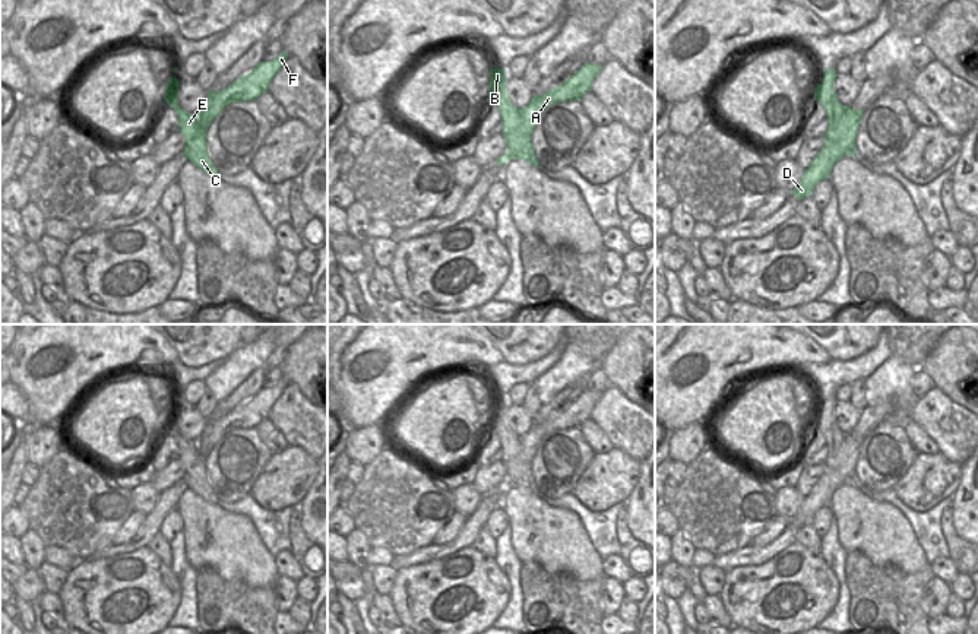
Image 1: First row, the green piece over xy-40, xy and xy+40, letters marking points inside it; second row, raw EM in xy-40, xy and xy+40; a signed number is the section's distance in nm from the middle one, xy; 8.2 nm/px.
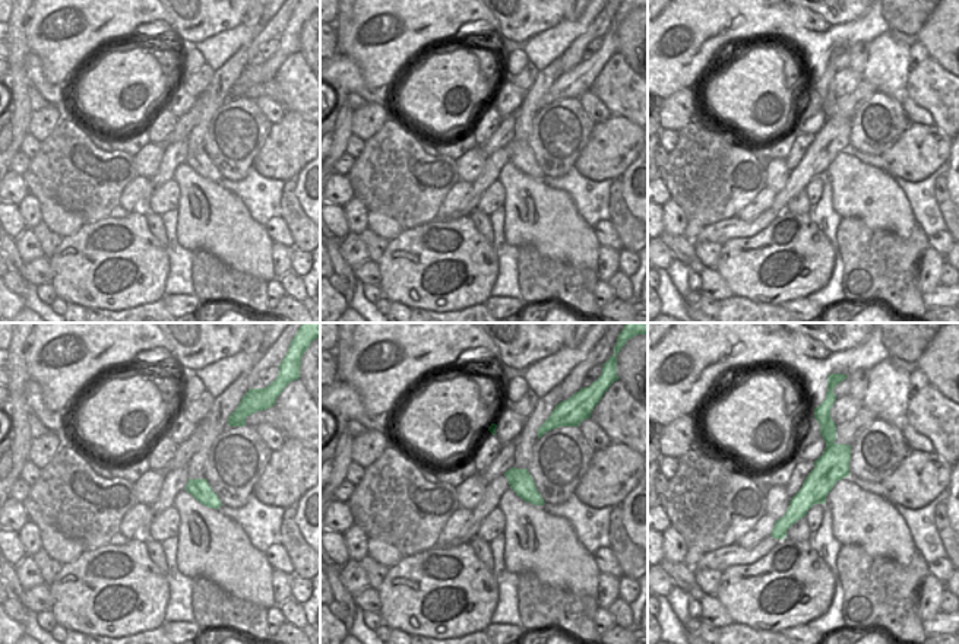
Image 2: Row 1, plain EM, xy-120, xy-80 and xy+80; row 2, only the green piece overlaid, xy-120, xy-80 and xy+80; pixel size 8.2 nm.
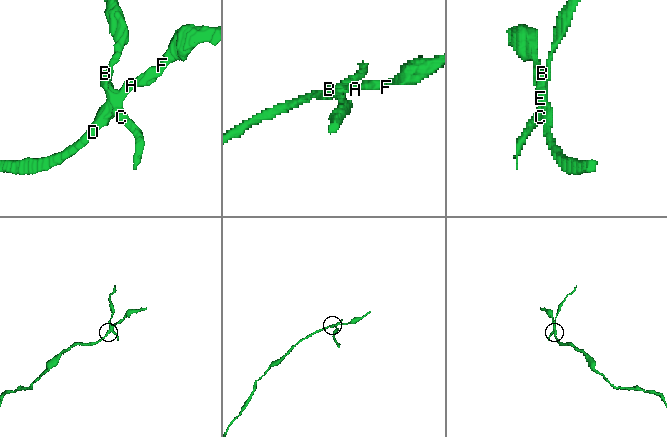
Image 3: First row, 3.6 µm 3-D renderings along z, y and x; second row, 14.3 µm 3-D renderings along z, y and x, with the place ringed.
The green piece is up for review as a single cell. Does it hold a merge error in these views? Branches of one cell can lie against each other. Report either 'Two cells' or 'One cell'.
Two cells.

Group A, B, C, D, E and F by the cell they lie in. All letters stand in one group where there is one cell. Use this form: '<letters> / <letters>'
A D F / B C E

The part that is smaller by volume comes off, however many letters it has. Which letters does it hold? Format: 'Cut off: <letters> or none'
Cut off: B, C, E.

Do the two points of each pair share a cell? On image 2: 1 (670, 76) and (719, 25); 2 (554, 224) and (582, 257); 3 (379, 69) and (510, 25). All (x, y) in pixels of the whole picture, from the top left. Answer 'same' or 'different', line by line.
1: same
2: same
3: different

